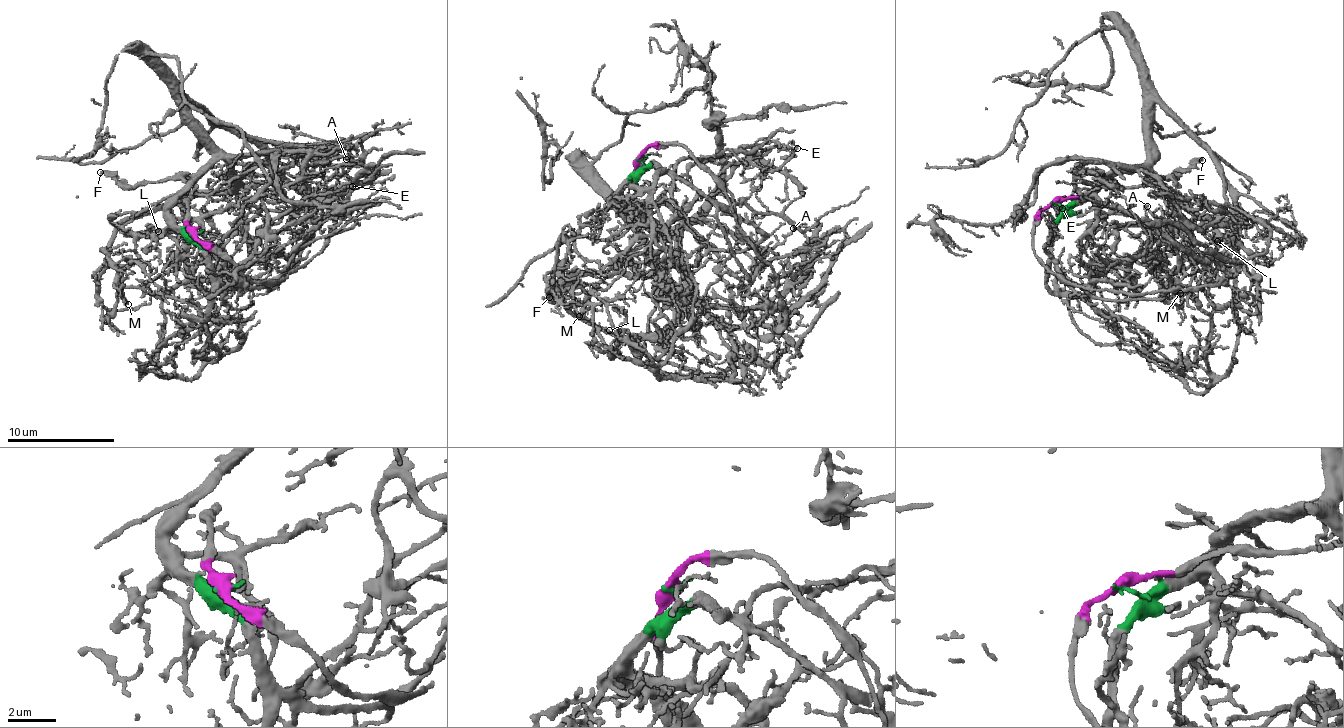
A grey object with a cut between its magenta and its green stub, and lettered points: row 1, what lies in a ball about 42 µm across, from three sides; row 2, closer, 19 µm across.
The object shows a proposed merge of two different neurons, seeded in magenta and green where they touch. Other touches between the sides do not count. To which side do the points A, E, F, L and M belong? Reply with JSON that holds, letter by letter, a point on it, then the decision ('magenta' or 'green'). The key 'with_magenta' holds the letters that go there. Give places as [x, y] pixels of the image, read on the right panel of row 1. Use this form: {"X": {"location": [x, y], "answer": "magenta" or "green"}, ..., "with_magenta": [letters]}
{"A": {"location": [1147, 206], "answer": "green"}, "E": {"location": [1062, 208], "answer": "green"}, "F": {"location": [1202, 160], "answer": "magenta"}, "L": {"location": [1217, 241], "answer": "green"}, "M": {"location": [1180, 293], "answer": "green"}, "with_magenta": ["F"]}

